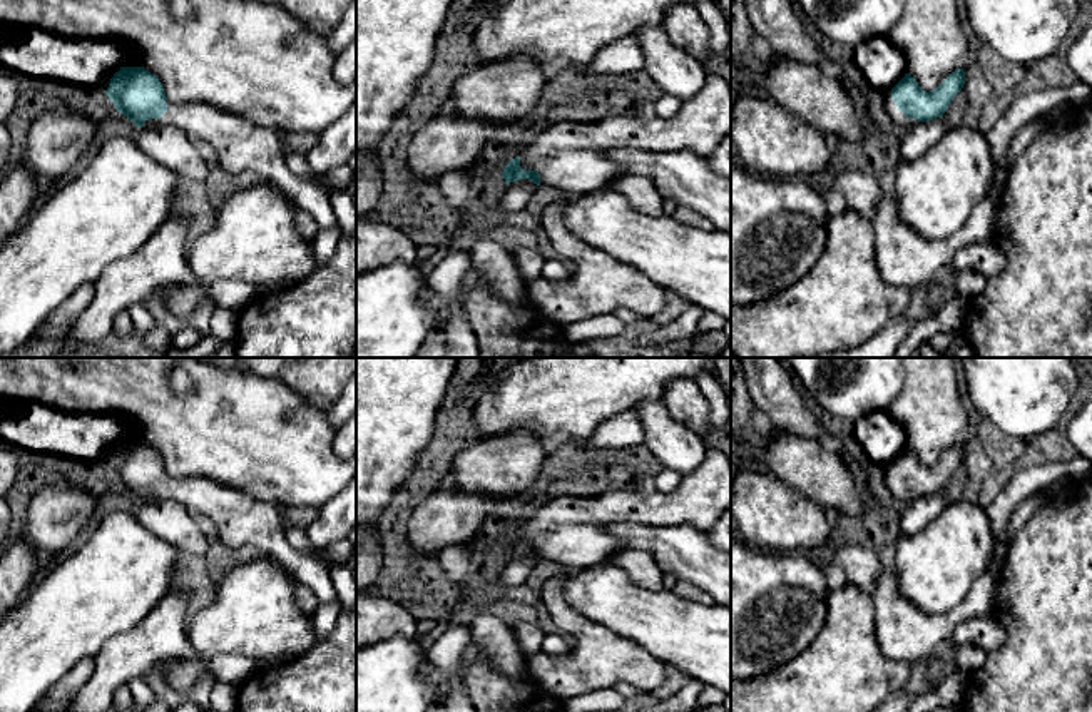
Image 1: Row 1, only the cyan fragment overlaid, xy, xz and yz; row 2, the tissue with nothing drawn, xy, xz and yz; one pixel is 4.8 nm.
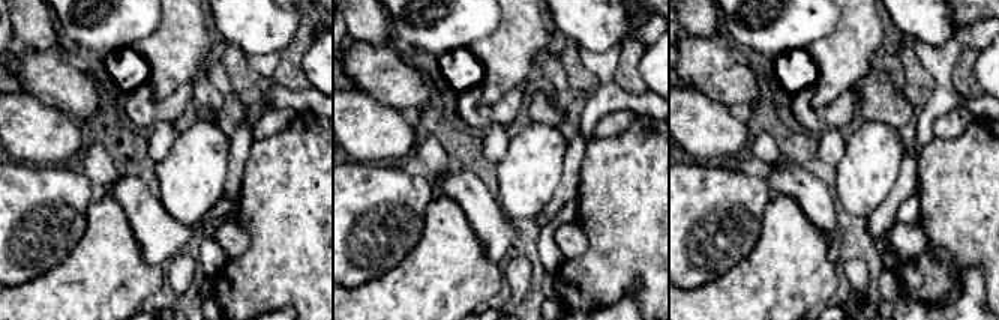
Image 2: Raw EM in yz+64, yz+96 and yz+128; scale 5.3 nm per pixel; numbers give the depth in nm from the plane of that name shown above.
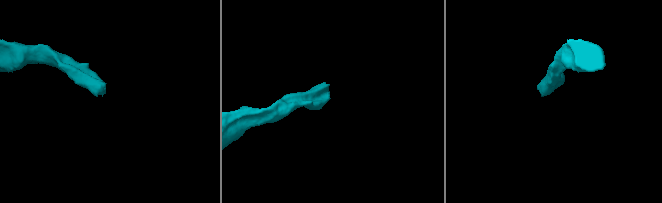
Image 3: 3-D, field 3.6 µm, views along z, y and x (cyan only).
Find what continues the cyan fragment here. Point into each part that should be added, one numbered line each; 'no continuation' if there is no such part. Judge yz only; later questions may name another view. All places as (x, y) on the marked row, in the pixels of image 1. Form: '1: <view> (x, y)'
1: yz (900, 122)

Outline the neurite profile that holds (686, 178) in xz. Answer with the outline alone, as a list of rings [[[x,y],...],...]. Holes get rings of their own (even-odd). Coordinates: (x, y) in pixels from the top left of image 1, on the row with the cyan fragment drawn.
[[[612,149],[604,157],[622,165],[627,174],[649,177],[664,199],[687,207],[731,231],[731,177],[719,175],[706,155],[692,150],[646,152]]]

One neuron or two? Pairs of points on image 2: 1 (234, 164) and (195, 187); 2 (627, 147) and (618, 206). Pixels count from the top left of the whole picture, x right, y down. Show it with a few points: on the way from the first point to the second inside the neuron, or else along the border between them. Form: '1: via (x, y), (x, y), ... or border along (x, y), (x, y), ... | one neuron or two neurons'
1: border along (230, 137), (228, 176), (219, 196) | two neurons
2: via (627, 163), (627, 191) | one neuron

